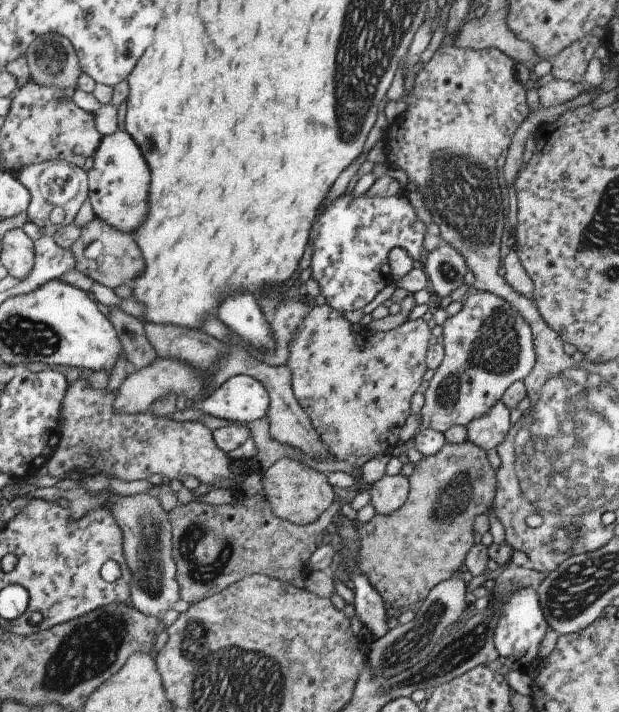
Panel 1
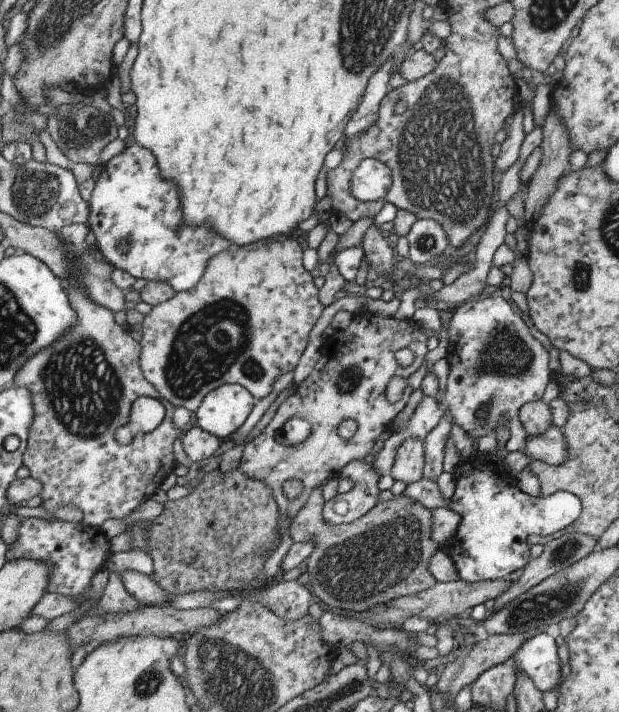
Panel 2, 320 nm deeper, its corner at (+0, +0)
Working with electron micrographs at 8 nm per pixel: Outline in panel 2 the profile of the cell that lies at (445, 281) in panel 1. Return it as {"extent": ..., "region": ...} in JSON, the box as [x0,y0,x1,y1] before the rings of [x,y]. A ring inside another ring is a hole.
{"extent":[405,218,449,266],"region":[[[418,218],[409,227],[405,238],[408,242],[408,258],[415,266],[432,263],[449,244],[448,238],[438,222],[432,218]]]}

